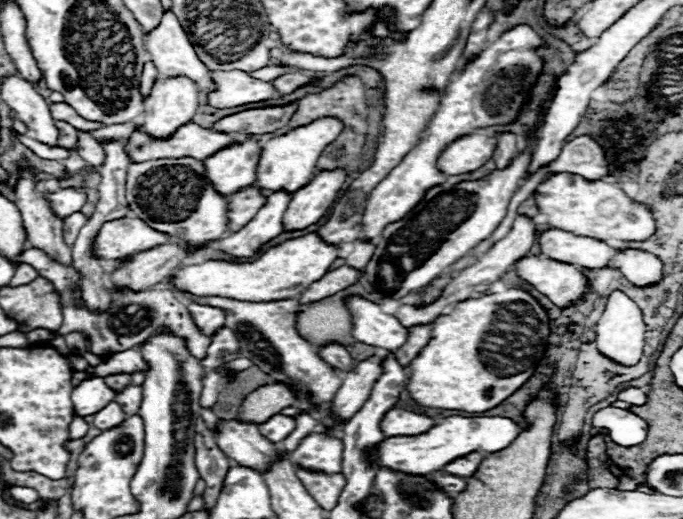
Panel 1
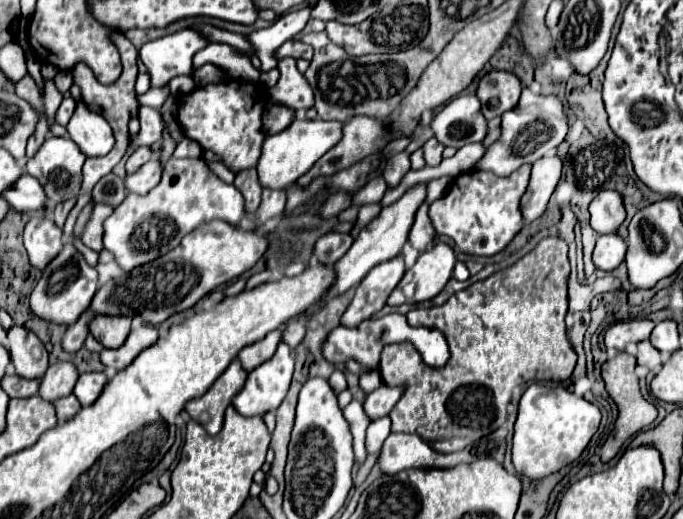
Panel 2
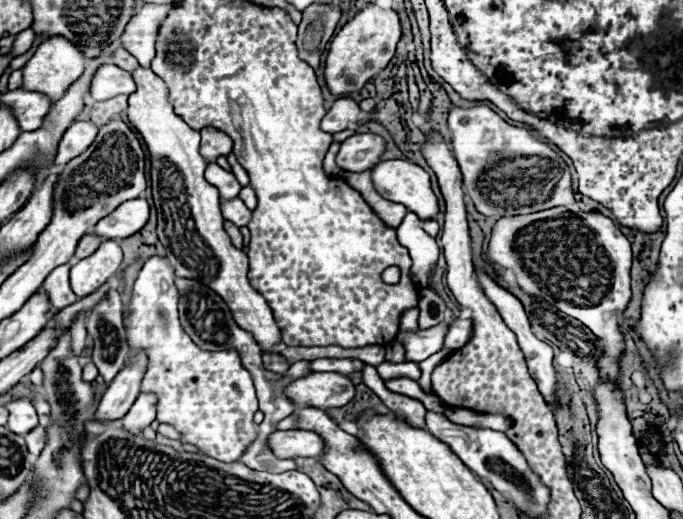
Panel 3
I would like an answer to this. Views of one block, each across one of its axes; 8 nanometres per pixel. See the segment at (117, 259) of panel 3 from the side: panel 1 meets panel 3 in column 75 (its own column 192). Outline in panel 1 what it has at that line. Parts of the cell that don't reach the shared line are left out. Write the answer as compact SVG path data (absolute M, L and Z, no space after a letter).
M316 232L302 238L288 240L276 248L260 252L254 262L228 262L228 260L208 260L200 266L184 266L174 270L174 284L178 290L188 290L196 296L226 296L246 302L276 302L300 296L318 282L334 260L340 258L338 246L330 246Z

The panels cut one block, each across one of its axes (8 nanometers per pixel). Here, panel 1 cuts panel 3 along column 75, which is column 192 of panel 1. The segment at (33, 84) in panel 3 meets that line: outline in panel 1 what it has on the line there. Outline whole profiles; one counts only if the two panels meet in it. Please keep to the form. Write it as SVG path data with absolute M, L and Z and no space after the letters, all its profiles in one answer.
M164 12L158 28L150 32L150 36L144 40L144 44L146 44L146 50L152 56L152 62L156 64L156 68L160 70L162 76L186 76L186 78L194 80L204 92L214 90L214 80L210 76L210 70L206 68L204 62L200 62L198 54L194 52L192 42L188 40L188 36L182 30L182 26L180 26L178 18L174 16L174 12Z

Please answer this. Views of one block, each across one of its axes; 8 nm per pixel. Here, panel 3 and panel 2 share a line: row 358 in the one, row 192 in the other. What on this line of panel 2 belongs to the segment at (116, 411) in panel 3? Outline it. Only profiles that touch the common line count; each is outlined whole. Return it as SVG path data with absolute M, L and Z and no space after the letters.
M152 158L150 162L146 162L142 168L138 168L134 174L128 174L128 192L134 192L134 194L146 194L150 188L154 188L158 184L162 176L162 164Z

